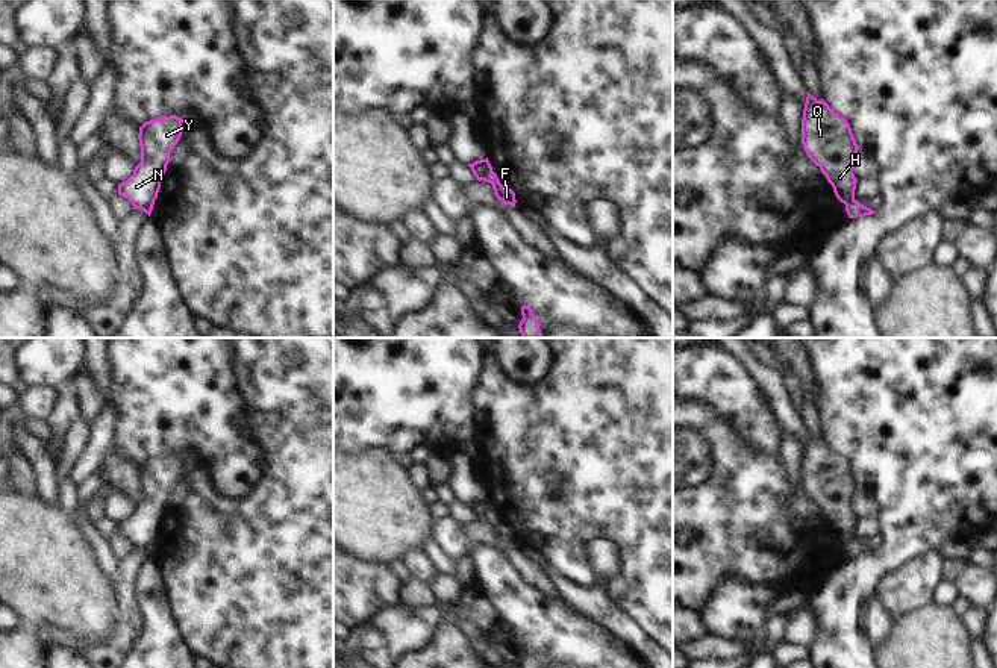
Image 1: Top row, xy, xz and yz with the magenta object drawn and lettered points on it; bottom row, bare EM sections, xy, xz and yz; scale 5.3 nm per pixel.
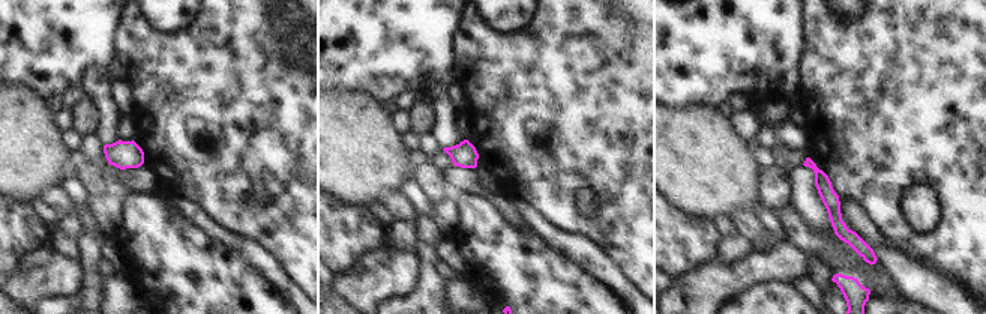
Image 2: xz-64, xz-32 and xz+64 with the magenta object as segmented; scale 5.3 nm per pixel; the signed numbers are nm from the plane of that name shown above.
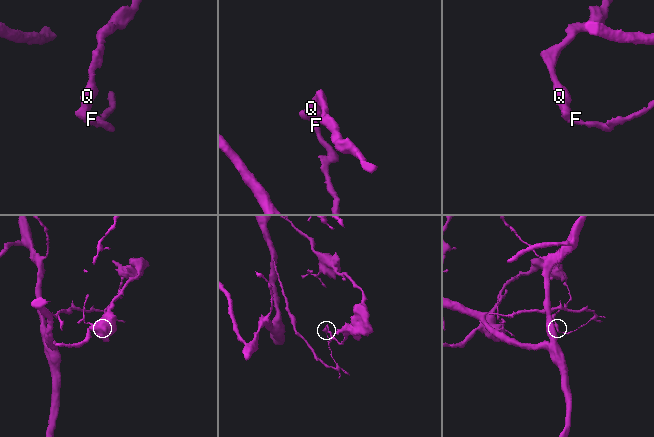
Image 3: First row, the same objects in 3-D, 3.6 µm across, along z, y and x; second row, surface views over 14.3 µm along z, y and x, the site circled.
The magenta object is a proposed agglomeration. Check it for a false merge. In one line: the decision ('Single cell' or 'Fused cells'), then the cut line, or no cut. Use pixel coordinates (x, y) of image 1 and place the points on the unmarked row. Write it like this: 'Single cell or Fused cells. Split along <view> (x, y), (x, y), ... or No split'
Fused cells. Split along xz (491, 508), (482, 518)

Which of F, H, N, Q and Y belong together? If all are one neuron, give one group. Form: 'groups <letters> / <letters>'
groups F / H N Q Y

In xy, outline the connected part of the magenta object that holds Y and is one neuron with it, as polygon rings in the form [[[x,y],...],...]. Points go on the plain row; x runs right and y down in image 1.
[[[170,454],[145,460],[139,467],[141,501],[126,521],[118,523],[118,533],[127,538],[133,548],[145,551],[155,544],[170,492],[182,476],[182,462],[182,457]]]

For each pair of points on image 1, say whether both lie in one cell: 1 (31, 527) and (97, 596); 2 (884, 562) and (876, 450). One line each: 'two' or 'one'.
1: one
2: one

